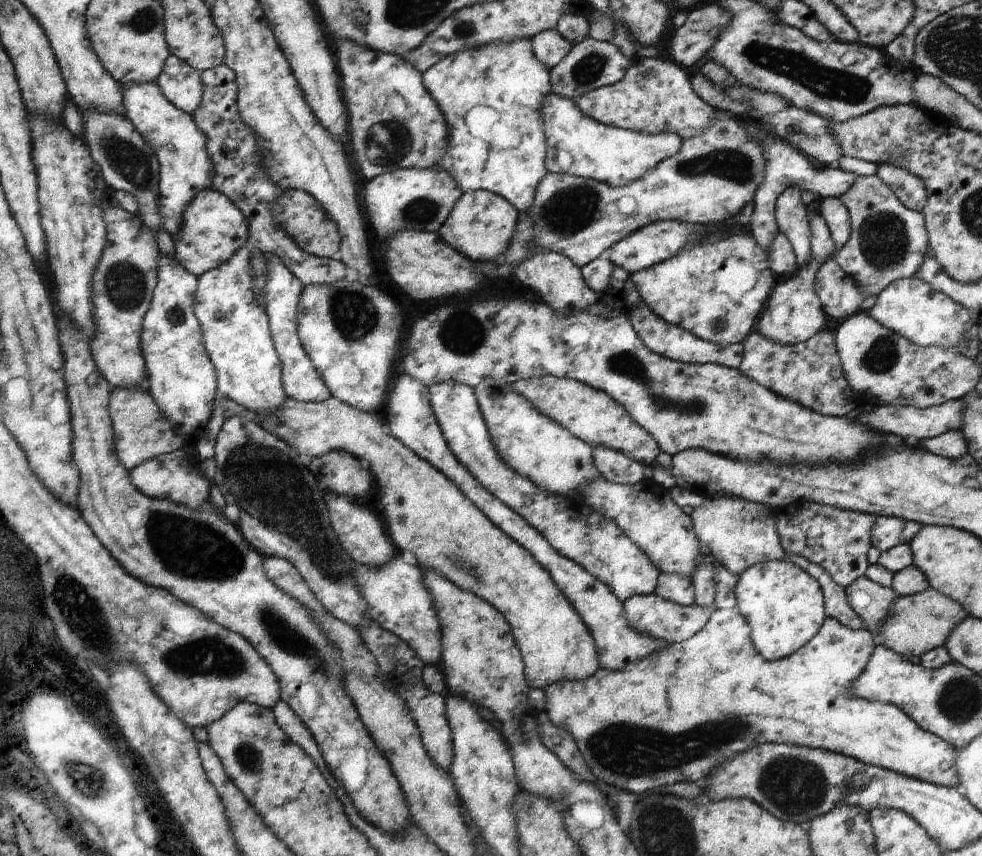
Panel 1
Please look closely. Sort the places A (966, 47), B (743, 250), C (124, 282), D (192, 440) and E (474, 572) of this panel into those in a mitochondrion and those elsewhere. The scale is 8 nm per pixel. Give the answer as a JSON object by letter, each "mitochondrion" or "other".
{"A":"mitochondrion","B":"other","C":"mitochondrion","D":"other","E":"mitochondrion"}

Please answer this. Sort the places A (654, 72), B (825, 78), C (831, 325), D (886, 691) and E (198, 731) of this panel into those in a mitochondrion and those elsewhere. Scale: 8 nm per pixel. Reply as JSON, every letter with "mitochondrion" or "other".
{"A":"other","B":"mitochondrion","C":"other","D":"other","E":"other"}

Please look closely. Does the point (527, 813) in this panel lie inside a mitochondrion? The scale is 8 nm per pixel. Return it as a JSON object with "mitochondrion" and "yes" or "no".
{"mitochondrion":"yes"}

